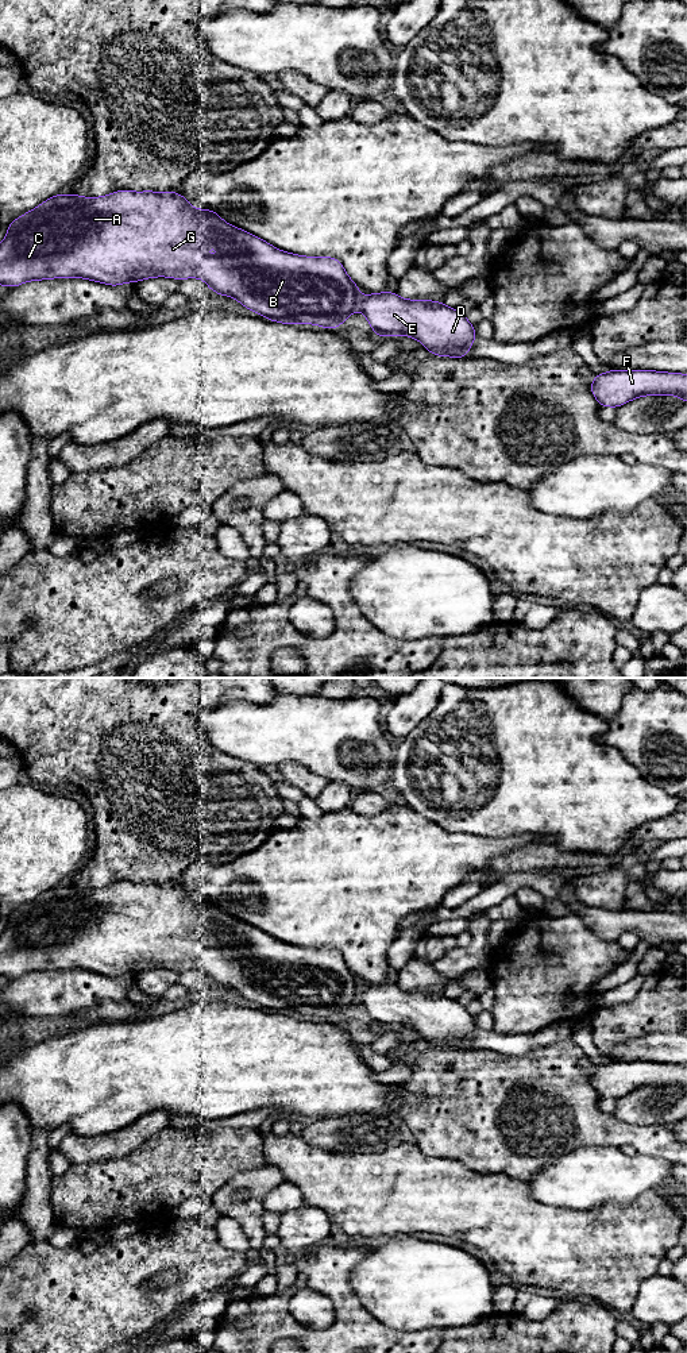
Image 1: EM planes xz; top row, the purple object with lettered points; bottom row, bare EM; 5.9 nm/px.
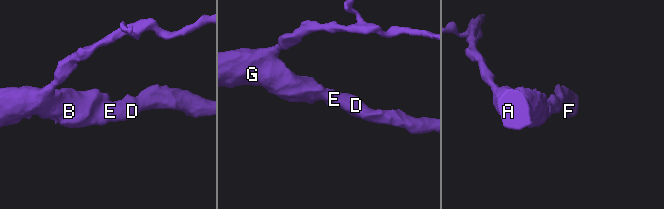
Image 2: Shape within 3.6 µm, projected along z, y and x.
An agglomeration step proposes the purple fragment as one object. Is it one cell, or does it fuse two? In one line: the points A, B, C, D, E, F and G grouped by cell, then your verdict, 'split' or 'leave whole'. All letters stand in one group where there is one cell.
groups A B C D E F G; leave whole

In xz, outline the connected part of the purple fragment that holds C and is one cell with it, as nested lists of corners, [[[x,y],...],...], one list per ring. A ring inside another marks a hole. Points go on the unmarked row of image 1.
[[[117,882],[103,888],[81,888],[73,884],[55,886],[39,898],[15,910],[0,934],[0,976],[16,979],[27,972],[51,970],[86,970],[109,978],[139,974],[144,970],[169,968],[178,972],[200,970],[219,987],[236,990],[247,1001],[270,1013],[283,1015],[316,1015],[325,1021],[340,1019],[341,1014],[359,1001],[379,1029],[404,1026],[422,1034],[429,1045],[437,1048],[466,1049],[478,1029],[467,1009],[441,992],[405,991],[394,983],[382,983],[359,988],[358,976],[347,967],[344,957],[332,948],[302,948],[281,943],[263,930],[225,914],[211,901],[196,901],[174,883]],[[217,938],[221,945],[209,948],[204,941]]]

